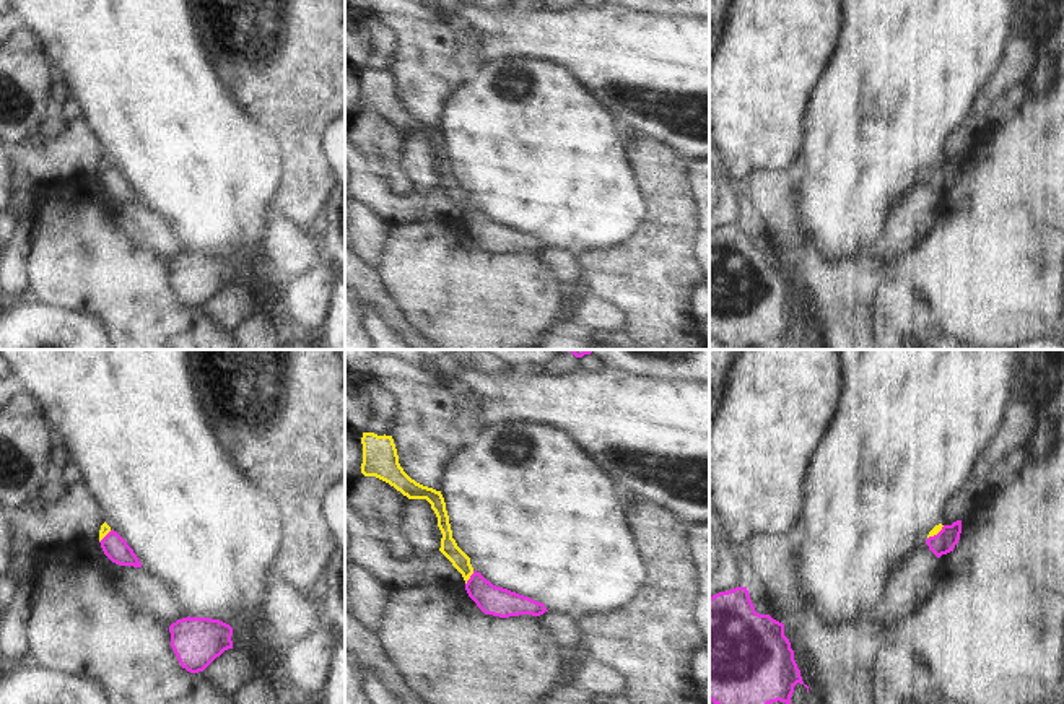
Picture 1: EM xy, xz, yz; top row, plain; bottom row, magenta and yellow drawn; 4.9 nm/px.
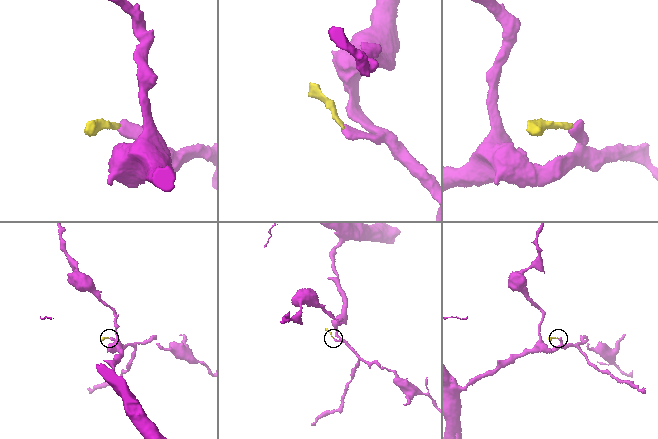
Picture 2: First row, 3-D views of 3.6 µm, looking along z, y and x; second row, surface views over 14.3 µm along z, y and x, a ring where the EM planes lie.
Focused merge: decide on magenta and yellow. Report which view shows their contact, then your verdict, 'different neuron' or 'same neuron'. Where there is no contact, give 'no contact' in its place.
contact in xz; different neuron

